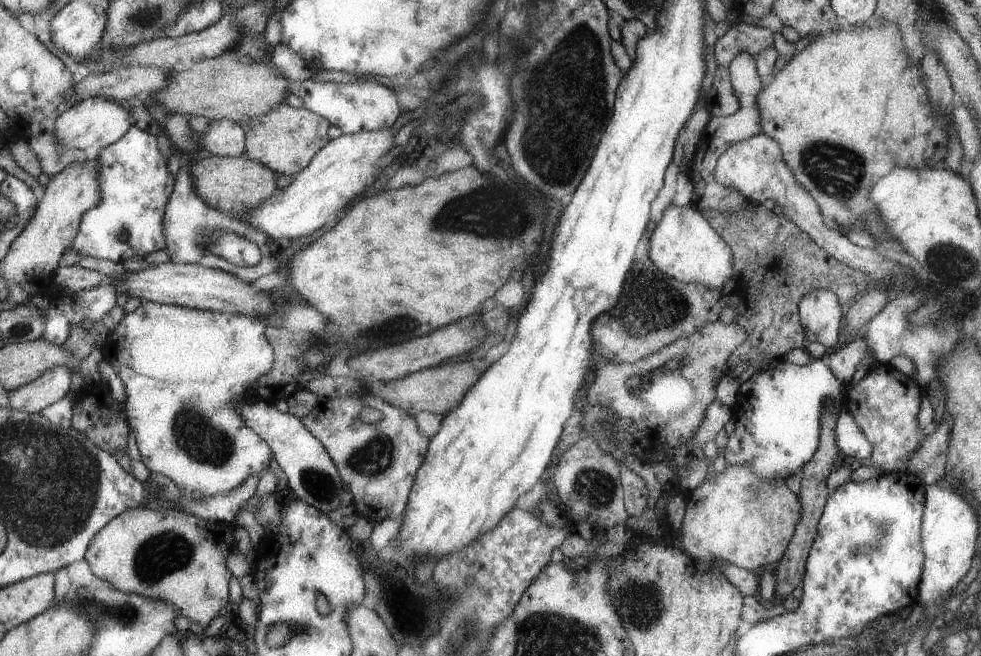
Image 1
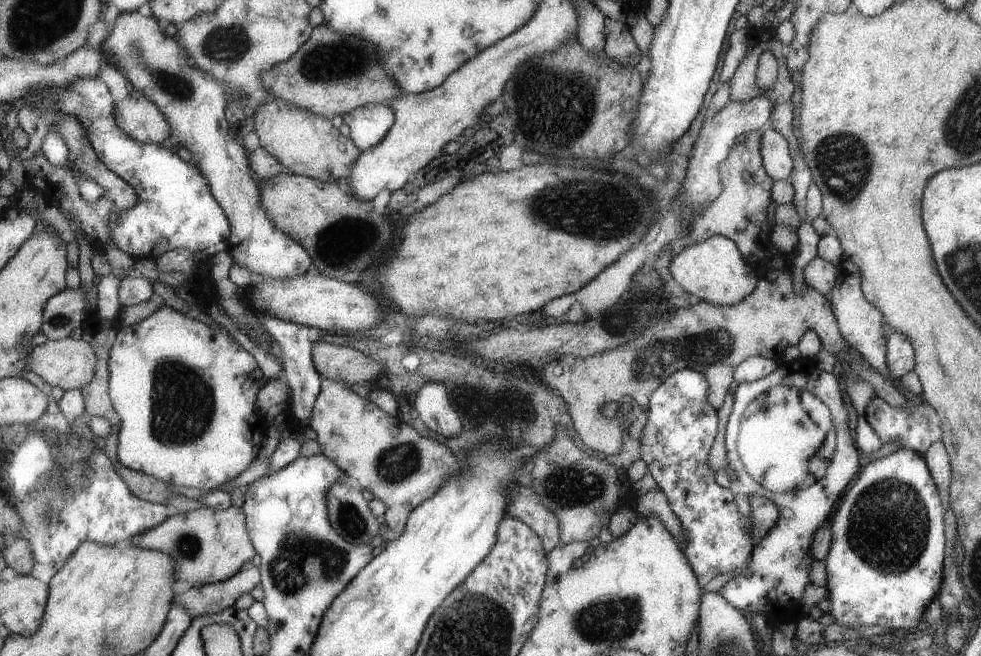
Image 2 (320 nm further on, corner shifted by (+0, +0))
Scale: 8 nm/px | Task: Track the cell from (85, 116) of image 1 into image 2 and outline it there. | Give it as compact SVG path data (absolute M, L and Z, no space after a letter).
M133 88L119 103L116 103L116 121L133 138L147 145L163 144L167 138L172 142L172 128L164 112L145 92Z

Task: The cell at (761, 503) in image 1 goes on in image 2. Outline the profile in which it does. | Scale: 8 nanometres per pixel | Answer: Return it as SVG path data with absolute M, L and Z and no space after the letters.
M748 495L748 504L751 529L754 530L754 544L757 544L779 520L780 511L776 503L761 495Z

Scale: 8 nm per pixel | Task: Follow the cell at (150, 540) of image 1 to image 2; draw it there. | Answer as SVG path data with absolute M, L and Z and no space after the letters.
M232 505L228 509L205 506L187 513L178 513L159 526L132 538L129 543L173 555L176 560L176 580L185 580L193 587L218 583L235 576L243 564L257 554L252 536L245 526L245 512L241 507Z

